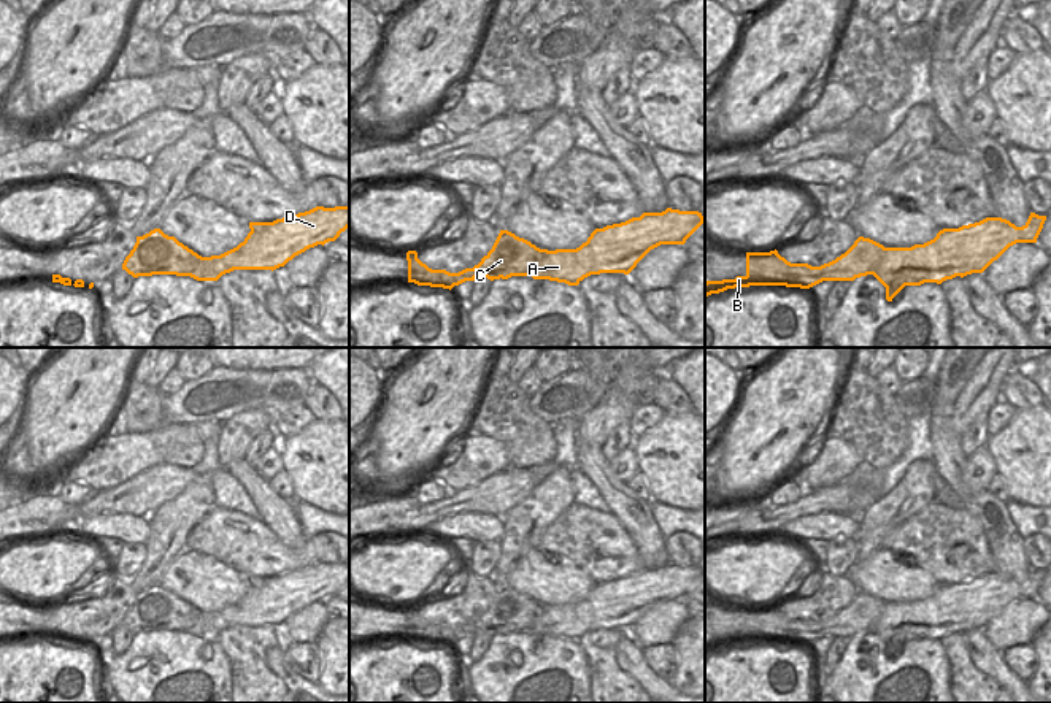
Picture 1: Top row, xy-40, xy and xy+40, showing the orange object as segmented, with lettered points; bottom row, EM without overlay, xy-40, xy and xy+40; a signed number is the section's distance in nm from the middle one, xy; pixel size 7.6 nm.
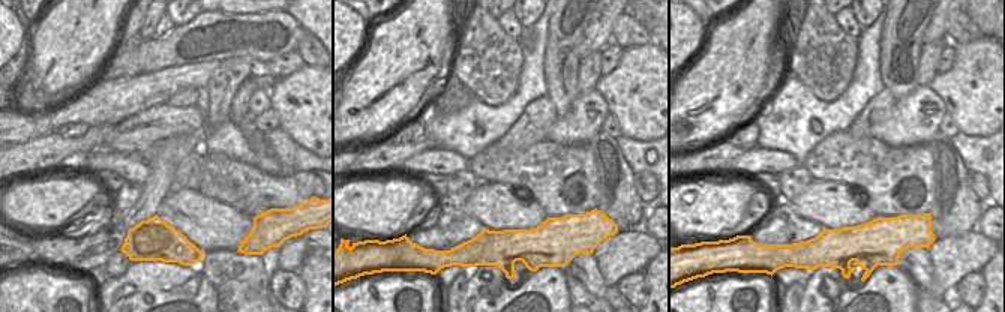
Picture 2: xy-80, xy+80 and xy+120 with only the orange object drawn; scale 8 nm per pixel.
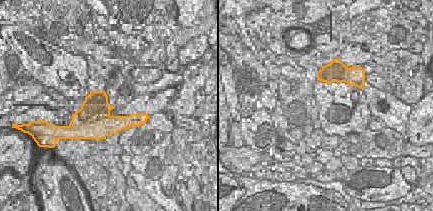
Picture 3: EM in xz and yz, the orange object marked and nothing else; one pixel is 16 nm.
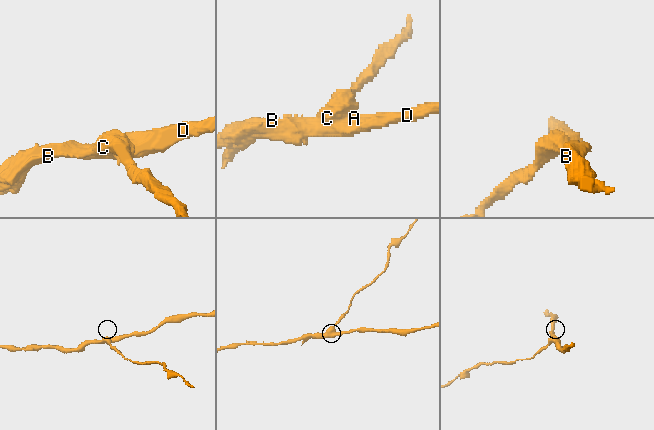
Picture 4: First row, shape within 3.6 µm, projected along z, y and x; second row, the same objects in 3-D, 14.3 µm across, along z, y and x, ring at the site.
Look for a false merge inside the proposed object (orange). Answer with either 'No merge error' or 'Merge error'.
Merge error

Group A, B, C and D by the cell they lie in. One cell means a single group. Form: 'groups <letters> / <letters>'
groups A B D / C

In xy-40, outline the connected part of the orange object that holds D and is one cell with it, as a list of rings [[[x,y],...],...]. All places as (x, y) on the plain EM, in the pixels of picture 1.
[[[316,562],[310,567],[276,574],[273,578],[249,578],[251,587],[248,589],[244,597],[240,598],[237,603],[221,611],[202,613],[200,620],[191,630],[176,630],[176,632],[191,632],[197,636],[218,636],[222,630],[230,628],[233,625],[273,627],[279,622],[284,622],[289,616],[292,616],[295,611],[305,608],[310,603],[314,603],[318,600],[324,601],[329,597],[335,597],[340,592],[340,589],[345,587],[348,582],[349,582],[349,562],[335,562],[335,563]]]

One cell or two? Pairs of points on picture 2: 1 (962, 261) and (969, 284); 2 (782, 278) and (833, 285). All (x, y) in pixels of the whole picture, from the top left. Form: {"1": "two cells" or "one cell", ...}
{"1": "two cells", "2": "two cells"}

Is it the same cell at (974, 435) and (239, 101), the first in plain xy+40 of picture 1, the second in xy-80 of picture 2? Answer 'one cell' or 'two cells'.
one cell

